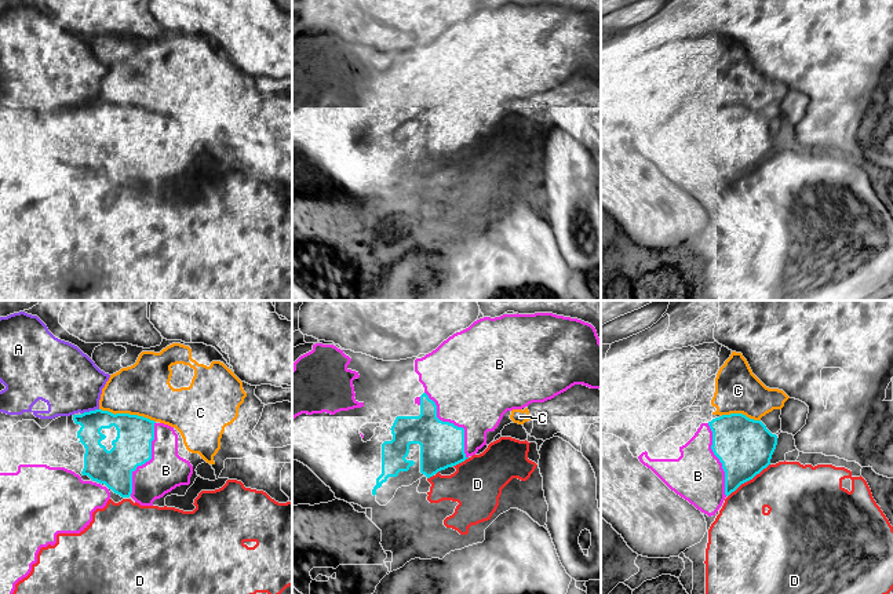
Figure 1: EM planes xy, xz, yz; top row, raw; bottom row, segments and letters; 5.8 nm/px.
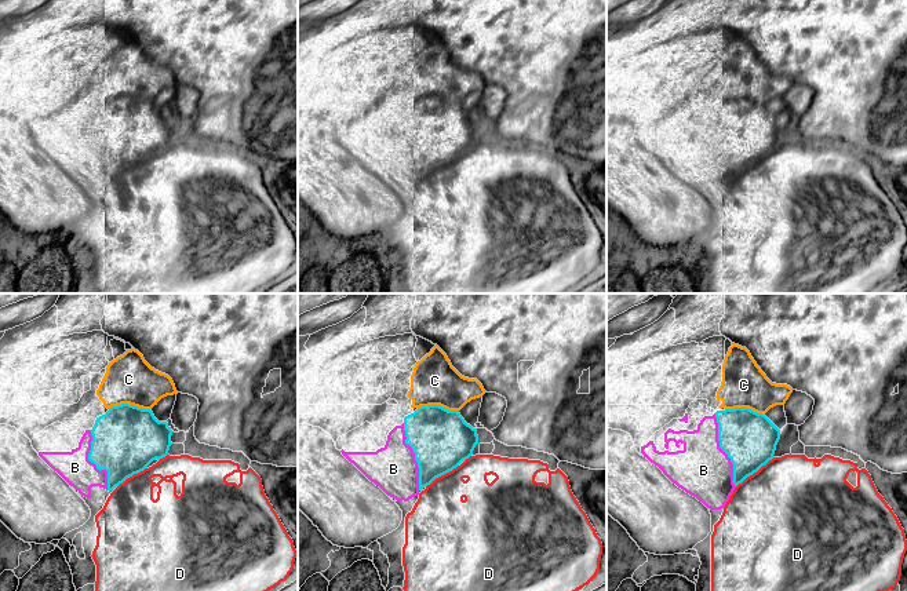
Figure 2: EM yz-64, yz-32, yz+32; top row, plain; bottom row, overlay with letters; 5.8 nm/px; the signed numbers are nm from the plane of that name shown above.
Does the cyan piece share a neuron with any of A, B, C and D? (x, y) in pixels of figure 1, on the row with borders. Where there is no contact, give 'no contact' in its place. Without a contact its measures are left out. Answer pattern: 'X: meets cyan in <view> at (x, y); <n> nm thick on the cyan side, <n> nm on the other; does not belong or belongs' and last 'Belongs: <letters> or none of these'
A: meets cyan in xy at (90, 411); 150 nm thick on the cyan side, 360 nm on the other; does not belong
B: meets cyan in xz at (452, 423); 260 nm thick on the cyan side, 480 nm on the other; belongs
C: meets cyan in xy at (127, 414); 220 nm thick on the cyan side, 320 nm on the other; does not belong
D: meets cyan in yz at (748, 480); 340 nm thick on the cyan side, 320 nm on the other; does not belong
Belongs: B

